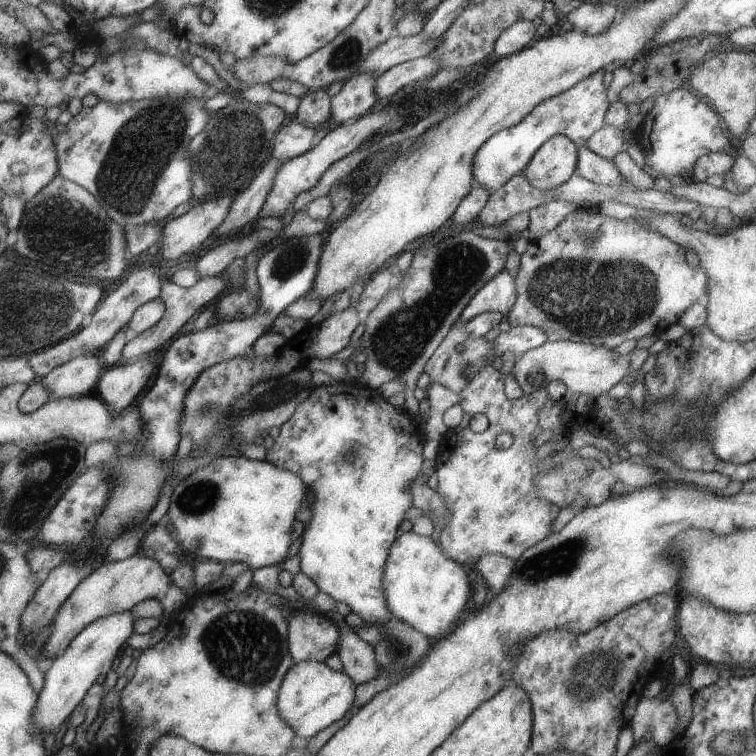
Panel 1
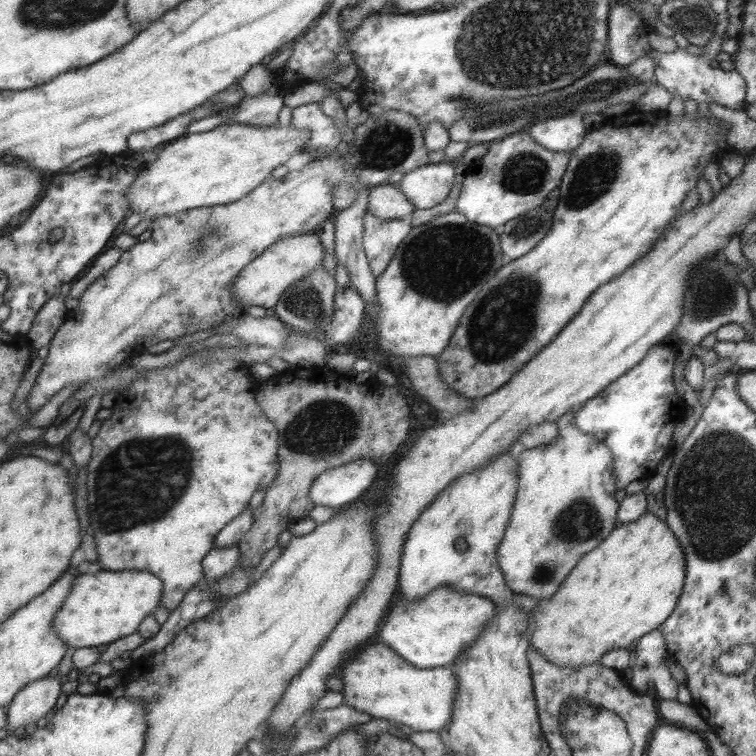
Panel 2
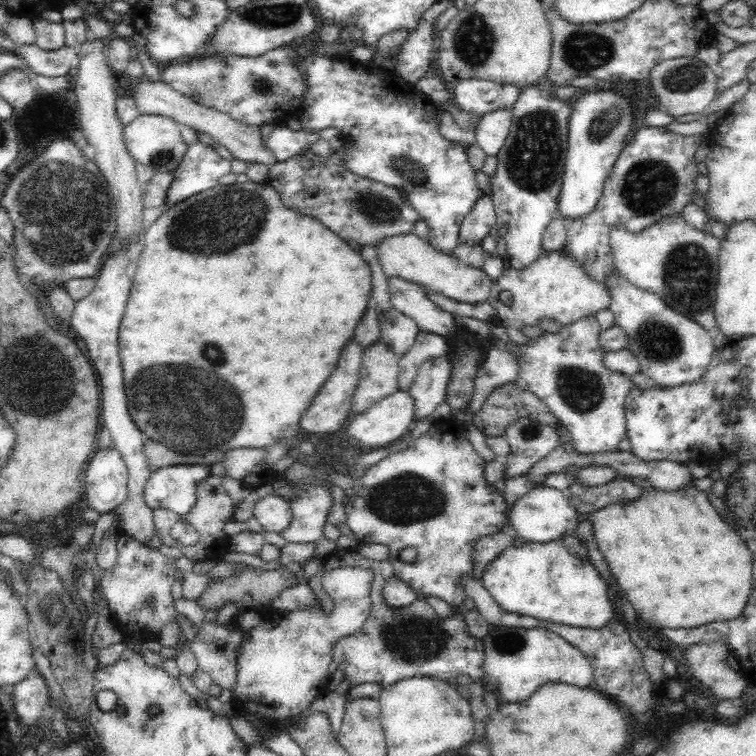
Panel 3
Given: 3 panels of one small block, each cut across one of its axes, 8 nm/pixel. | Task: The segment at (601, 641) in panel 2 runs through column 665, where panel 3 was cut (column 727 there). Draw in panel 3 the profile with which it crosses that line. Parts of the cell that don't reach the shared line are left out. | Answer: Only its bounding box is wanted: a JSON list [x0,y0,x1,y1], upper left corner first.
[584,485,752,628]

